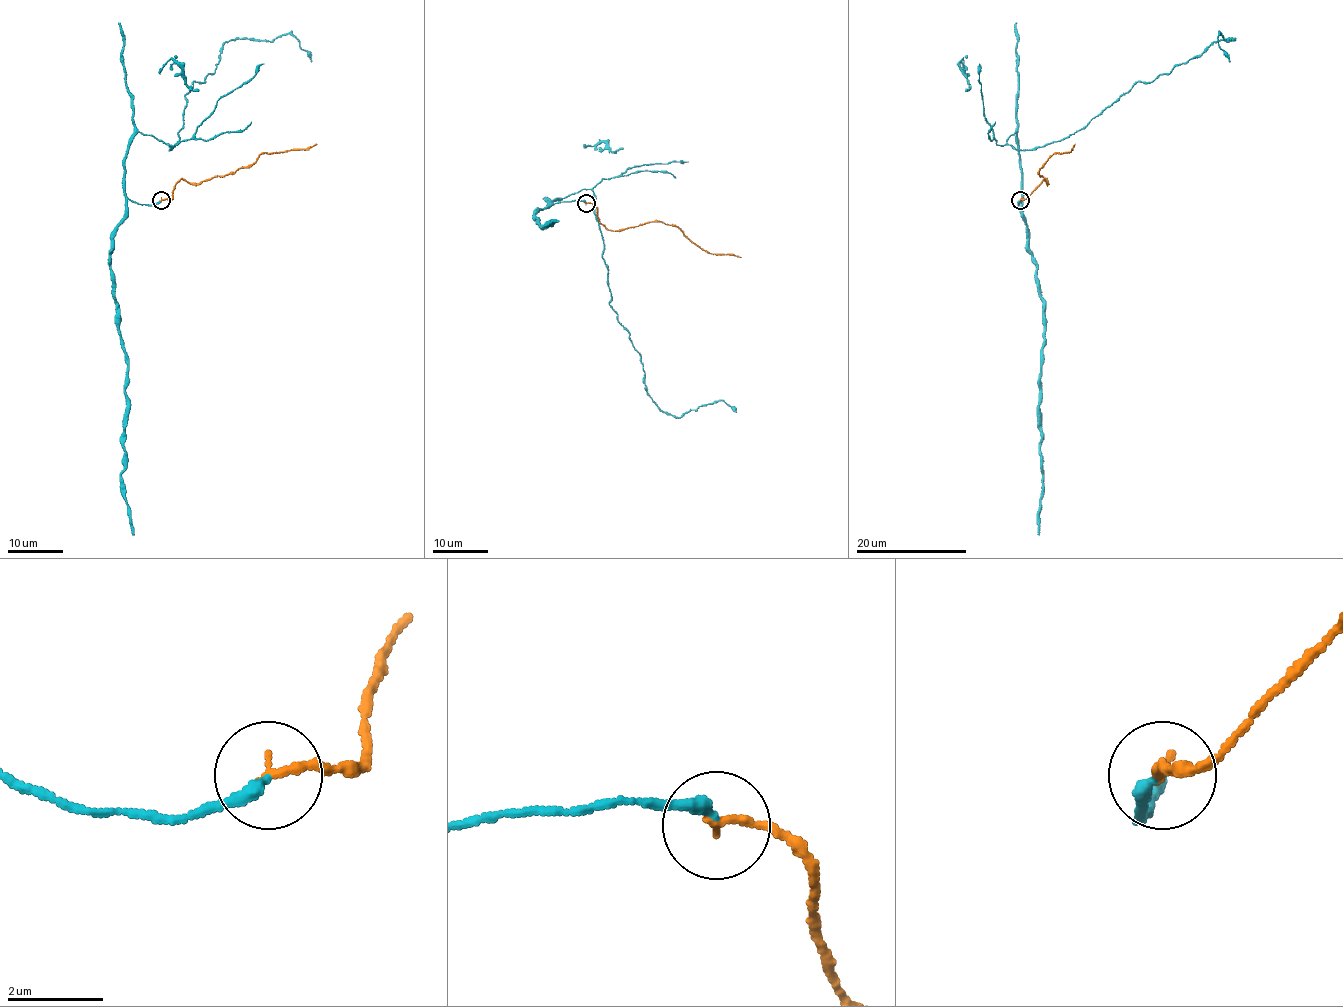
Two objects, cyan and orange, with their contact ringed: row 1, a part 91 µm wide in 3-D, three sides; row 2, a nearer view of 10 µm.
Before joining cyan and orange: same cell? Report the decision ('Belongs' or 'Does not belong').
Belongs

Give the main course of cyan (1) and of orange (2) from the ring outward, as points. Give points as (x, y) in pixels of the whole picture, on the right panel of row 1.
1: (1020, 200), (1016, 132), (1006, 139), (1016, 149), (1074, 134), (1137, 82), (1235, 39), (1220, 34), (1229, 62)
2: (1020, 200), (1046, 179), (1046, 184), (1040, 170), (1053, 153), (1066, 153), (1074, 143)

